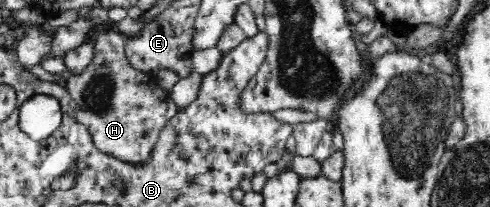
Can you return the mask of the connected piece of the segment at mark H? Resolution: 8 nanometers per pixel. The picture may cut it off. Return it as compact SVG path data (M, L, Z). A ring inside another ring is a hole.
M119 31L97 35L91 63L63 84L73 98L76 118L86 127L97 149L123 163L145 165L153 156L162 127L178 107L171 94L157 85L153 73L131 66L125 51L126 38Z

